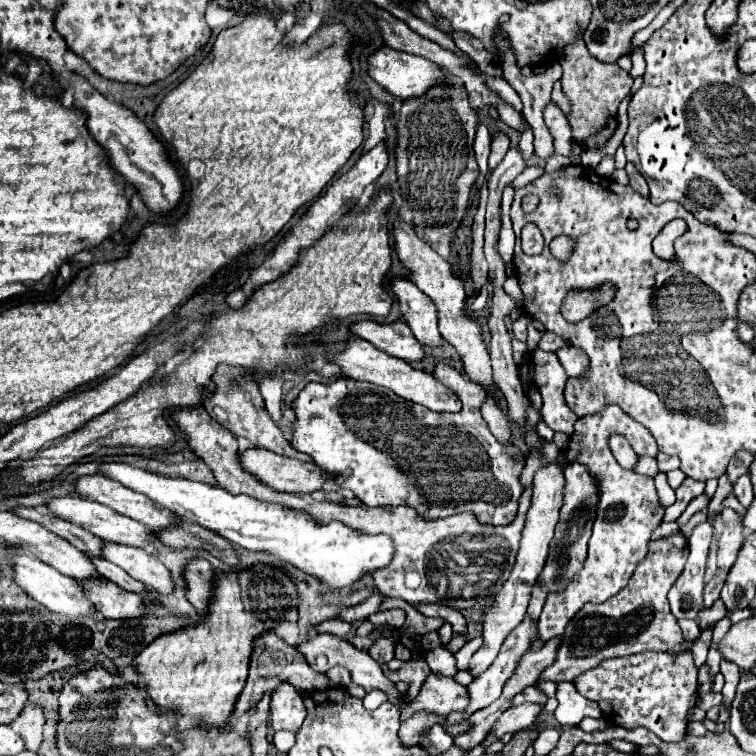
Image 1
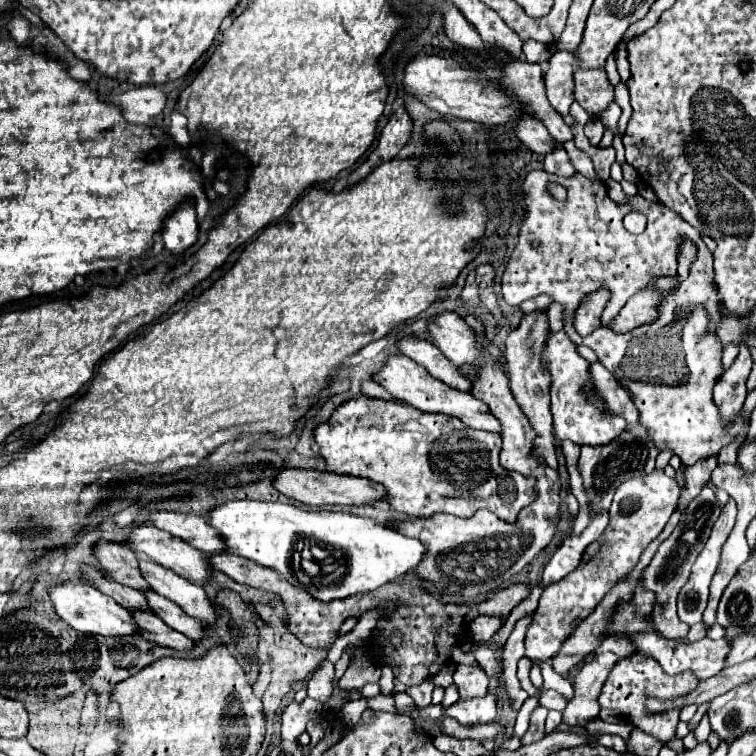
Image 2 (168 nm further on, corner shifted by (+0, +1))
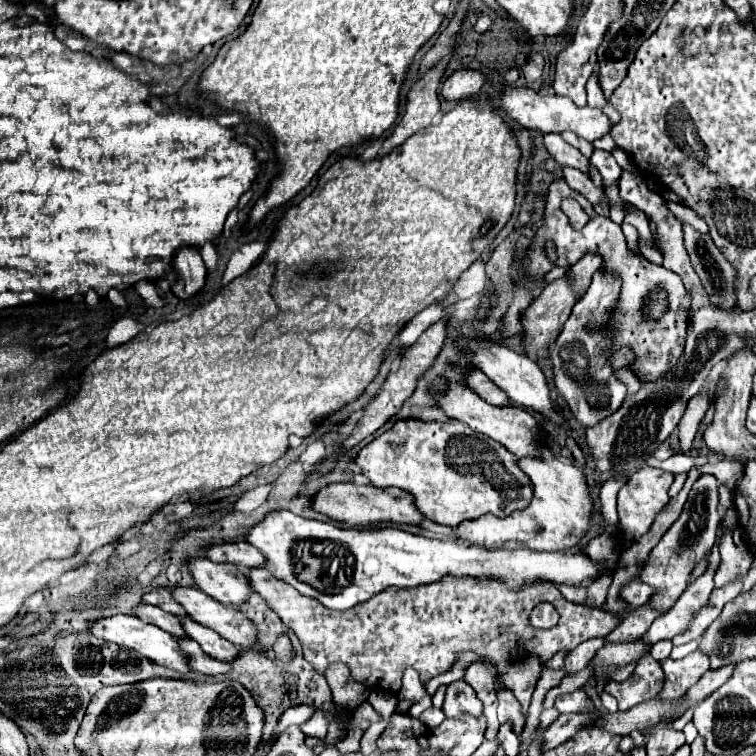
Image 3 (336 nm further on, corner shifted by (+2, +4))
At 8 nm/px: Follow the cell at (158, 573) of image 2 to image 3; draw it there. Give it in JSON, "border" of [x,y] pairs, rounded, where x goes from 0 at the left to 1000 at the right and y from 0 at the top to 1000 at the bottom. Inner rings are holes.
{"border":[[[230,775],[225,778],[225,783],[230,794],[241,799],[241,804],[249,810],[251,817],[286,833],[288,839],[294,839],[294,844],[304,847],[312,854],[328,854],[328,857],[336,854],[339,831],[312,804],[291,799],[288,794],[283,794],[280,788],[270,786],[265,778],[257,775]]]}

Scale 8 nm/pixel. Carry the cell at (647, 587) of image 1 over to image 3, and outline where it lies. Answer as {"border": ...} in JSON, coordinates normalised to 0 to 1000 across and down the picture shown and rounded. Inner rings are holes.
{"border":[[[921,860],[902,873],[876,873],[876,884],[881,892],[881,905],[873,915],[873,923],[897,923],[929,897],[929,892],[939,884],[939,873],[931,862]]]}

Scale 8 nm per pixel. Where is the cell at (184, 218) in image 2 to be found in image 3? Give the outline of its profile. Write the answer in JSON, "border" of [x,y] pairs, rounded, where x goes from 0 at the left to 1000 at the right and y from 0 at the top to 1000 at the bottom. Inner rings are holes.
{"border":[[[257,325],[235,328],[235,333],[228,341],[228,357],[230,357],[228,386],[235,394],[249,394],[267,384],[272,370],[272,352],[267,347],[262,328]]]}

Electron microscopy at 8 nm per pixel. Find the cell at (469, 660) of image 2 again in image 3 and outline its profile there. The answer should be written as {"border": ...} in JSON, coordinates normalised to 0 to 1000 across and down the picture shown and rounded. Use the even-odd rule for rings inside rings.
{"border":[[[627,876],[619,881],[614,899],[630,913],[632,923],[640,931],[640,947],[646,955],[646,966],[643,966],[643,976],[653,979],[651,966],[656,968],[661,955],[656,950],[656,937],[659,937],[659,926],[656,926],[656,915],[653,915],[653,884],[648,884],[648,878],[643,876]]]}

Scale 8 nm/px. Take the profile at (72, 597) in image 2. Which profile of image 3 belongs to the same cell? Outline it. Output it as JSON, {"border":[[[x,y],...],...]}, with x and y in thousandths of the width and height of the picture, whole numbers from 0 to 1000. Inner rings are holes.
{"border":[[[151,812],[151,815],[130,817],[130,820],[116,823],[116,833],[127,844],[135,844],[135,847],[143,847],[143,849],[175,857],[175,860],[185,862],[188,868],[193,868],[193,870],[198,870],[198,873],[204,873],[209,878],[217,878],[222,884],[233,884],[241,894],[246,894],[246,889],[251,886],[251,881],[246,878],[246,870],[241,868],[241,862],[238,862],[238,857],[233,852],[233,847],[222,836],[214,836],[209,828],[196,825],[196,823],[185,820],[183,815],[175,815],[175,812]]]}

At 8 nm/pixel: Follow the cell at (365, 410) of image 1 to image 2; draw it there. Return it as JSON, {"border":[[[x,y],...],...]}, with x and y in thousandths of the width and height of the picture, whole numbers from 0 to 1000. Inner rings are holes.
{"border":[[[476,522],[450,536],[434,560],[423,560],[415,578],[437,623],[505,639],[511,644],[511,663],[524,679],[540,687],[569,684],[574,679],[624,684],[632,673],[646,673],[664,689],[680,692],[683,681],[704,663],[696,655],[696,631],[667,620],[659,610],[664,578],[659,573],[622,567],[603,552],[558,546],[542,536],[526,536],[519,530],[487,528],[484,522]]]}

